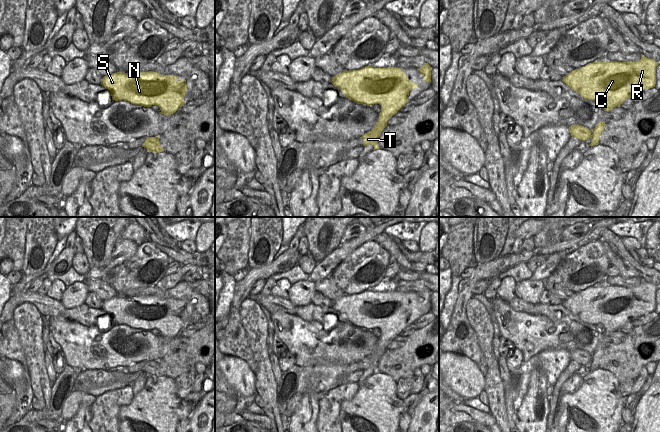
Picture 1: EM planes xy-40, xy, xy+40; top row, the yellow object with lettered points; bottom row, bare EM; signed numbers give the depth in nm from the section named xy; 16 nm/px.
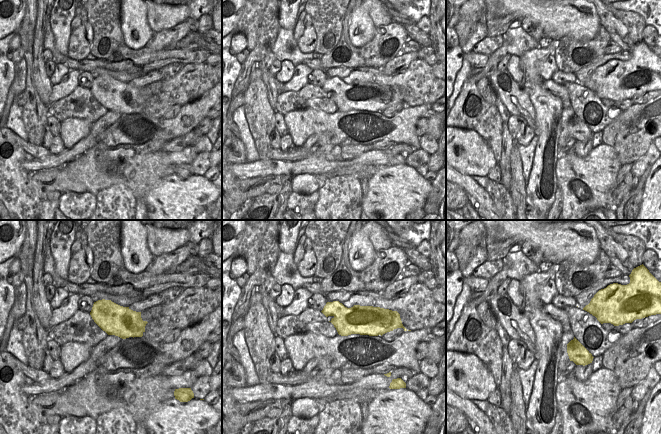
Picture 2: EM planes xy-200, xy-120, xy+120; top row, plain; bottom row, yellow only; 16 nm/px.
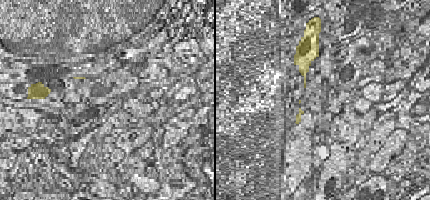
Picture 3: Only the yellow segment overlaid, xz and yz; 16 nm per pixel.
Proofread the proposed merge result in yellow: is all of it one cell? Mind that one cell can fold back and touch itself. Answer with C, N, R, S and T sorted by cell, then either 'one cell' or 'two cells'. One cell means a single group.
C N R S / T; two cells

